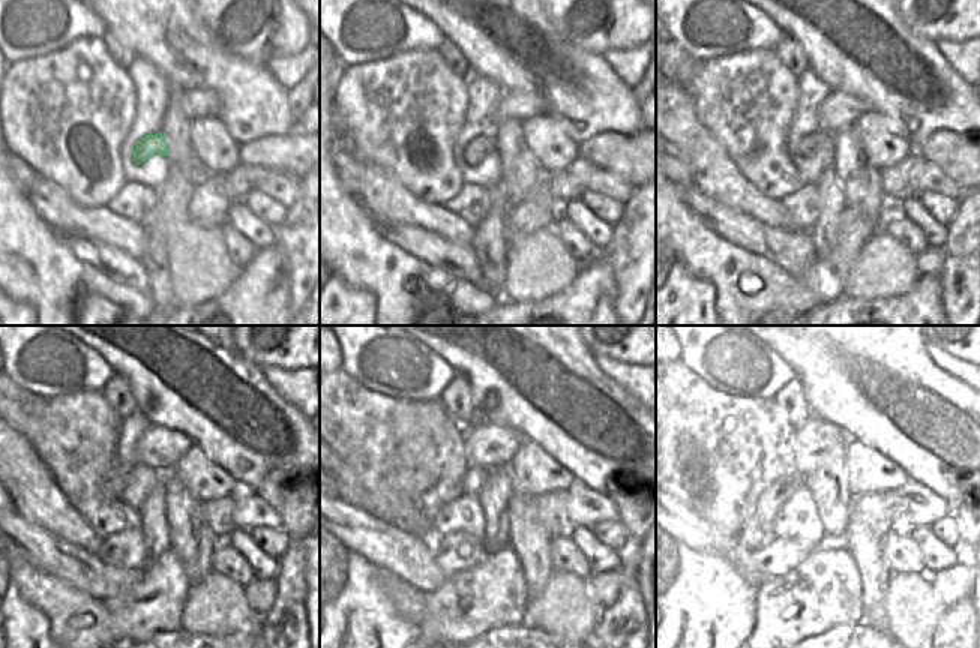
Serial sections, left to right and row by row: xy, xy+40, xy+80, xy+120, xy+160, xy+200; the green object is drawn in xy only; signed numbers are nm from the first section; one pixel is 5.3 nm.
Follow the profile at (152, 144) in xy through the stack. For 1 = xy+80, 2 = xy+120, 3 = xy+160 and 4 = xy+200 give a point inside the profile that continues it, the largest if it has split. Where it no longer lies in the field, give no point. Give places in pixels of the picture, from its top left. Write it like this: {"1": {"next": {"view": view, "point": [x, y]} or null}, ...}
{"1": {"next": {"view": "xy+80", "point": [811, 141]}}, "2": {"next": {"view": "xy+120", "point": [113, 485]}}, "3": {"next": {"view": "xy+160", "point": [446, 489]}}, "4": {"next": {"view": "xy+200", "point": [758, 531]}}}

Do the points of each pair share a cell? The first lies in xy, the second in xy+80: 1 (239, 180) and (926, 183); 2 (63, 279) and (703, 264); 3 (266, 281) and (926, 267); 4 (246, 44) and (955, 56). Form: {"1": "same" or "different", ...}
{"1": "different", "2": "same", "3": "different", "4": "different"}

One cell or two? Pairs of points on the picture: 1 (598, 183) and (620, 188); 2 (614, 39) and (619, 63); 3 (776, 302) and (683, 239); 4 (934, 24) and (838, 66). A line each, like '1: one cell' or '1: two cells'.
1: one cell
2: two cells
3: one cell
4: two cells

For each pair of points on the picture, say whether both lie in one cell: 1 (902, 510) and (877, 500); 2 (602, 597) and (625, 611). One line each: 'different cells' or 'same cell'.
1: different cells
2: different cells

